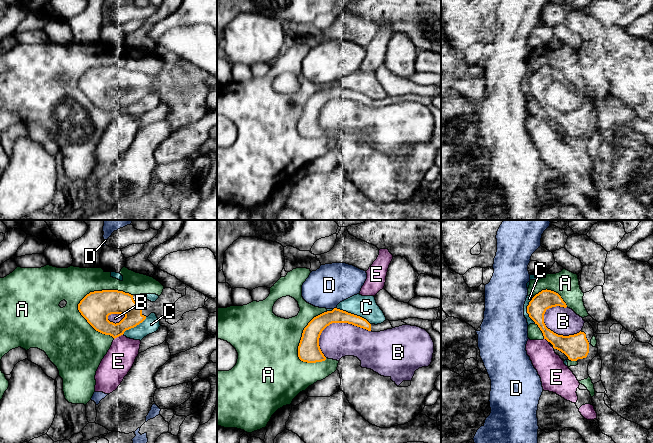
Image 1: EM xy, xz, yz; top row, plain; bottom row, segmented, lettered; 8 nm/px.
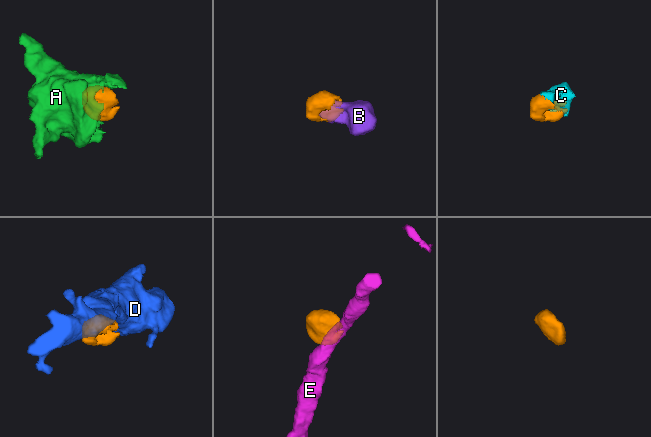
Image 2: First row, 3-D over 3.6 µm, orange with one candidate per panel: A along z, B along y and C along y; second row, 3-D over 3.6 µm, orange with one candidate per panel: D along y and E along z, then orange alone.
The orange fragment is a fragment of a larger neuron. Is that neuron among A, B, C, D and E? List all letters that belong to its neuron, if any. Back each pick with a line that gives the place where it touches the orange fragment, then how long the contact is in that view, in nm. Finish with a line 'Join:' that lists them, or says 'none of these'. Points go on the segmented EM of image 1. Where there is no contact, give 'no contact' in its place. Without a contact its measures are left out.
Join: none of these

